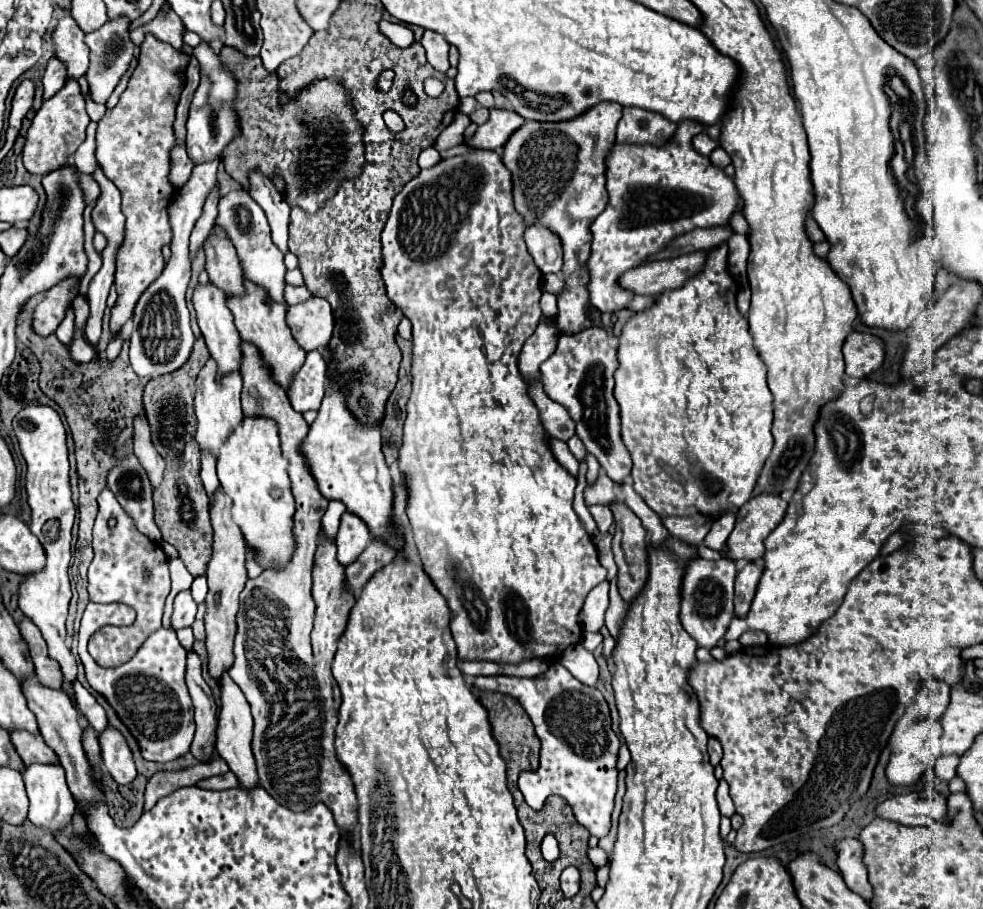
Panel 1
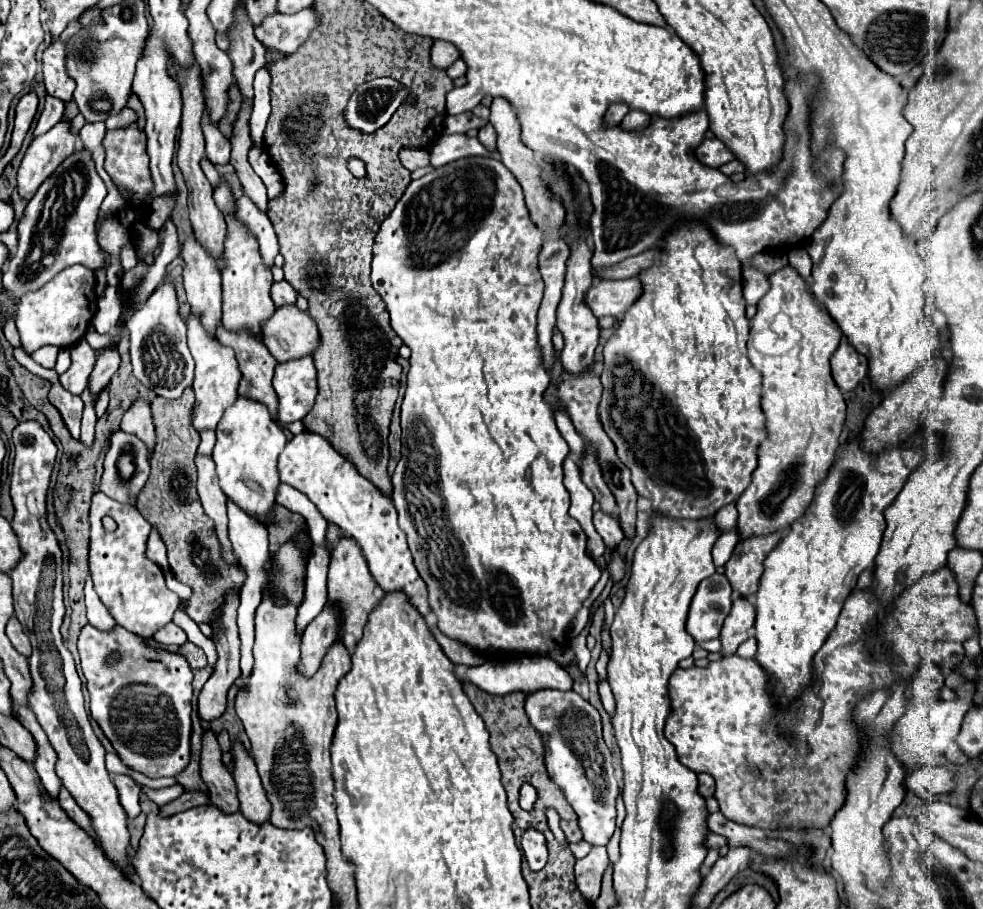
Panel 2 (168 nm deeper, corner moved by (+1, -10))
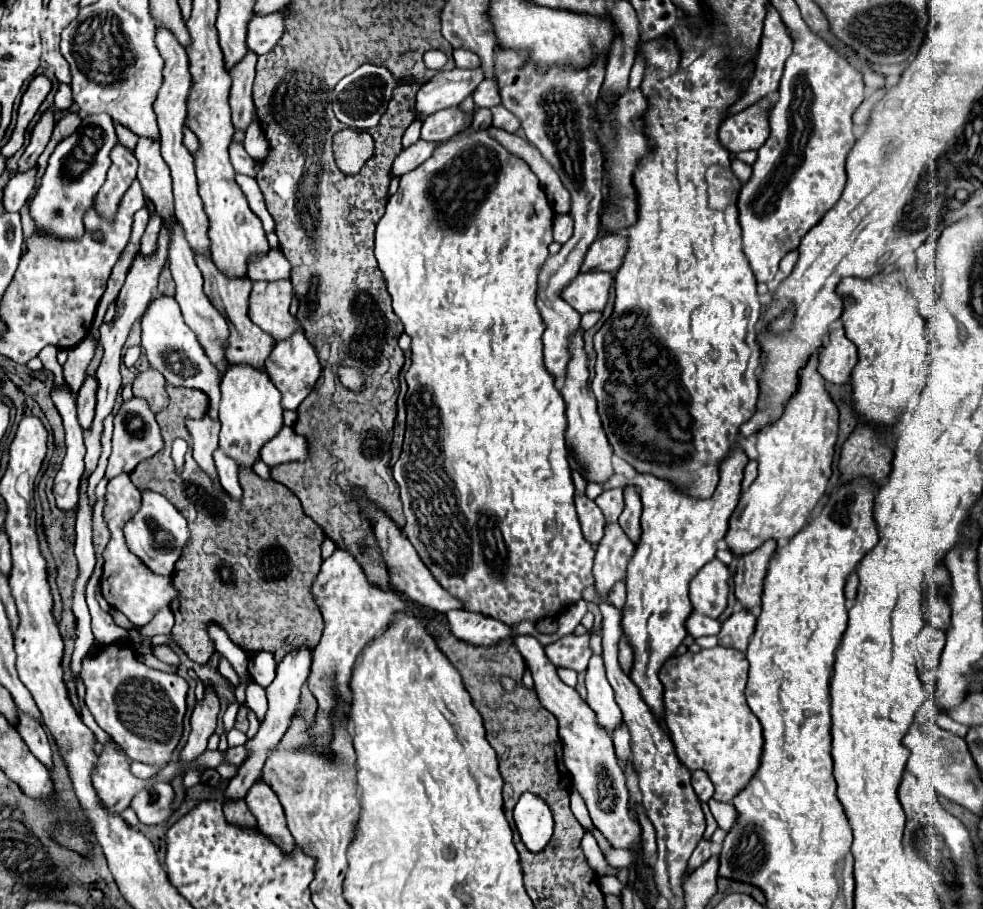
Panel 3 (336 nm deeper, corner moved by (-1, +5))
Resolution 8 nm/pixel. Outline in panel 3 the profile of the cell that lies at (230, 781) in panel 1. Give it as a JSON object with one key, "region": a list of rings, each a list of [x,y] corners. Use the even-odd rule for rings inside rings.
{"region":[[[154,784],[138,792],[130,806],[142,824],[162,824],[174,814],[174,788],[170,784]]]}

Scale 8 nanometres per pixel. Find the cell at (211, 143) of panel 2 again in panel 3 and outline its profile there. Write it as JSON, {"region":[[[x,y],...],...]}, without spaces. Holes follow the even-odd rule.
{"region":[[[232,142],[232,144],[230,144],[230,162],[232,162],[232,166],[234,166],[234,170],[236,170],[238,174],[256,176],[254,168],[252,168],[254,160],[252,160],[252,158],[248,156],[248,152],[244,150],[244,144],[240,144],[240,142]]]}

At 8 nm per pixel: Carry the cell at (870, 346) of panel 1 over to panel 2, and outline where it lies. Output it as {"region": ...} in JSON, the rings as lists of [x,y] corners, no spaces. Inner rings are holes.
{"region":[[[846,339],[840,341],[838,349],[830,357],[832,379],[840,391],[852,391],[868,373],[868,361],[864,355],[852,351]]]}

